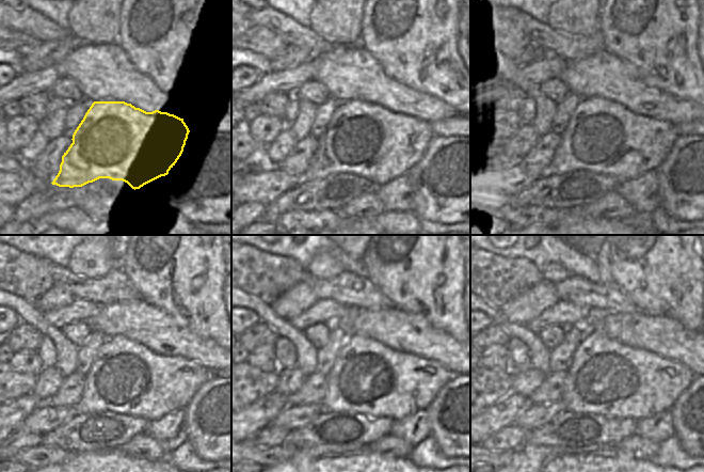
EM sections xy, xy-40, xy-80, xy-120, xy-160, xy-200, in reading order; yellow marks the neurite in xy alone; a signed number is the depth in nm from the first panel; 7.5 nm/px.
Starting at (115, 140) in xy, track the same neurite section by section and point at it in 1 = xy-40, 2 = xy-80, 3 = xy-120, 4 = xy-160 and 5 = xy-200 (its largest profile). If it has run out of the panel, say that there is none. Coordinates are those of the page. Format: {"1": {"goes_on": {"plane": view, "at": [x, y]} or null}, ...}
{"1": {"goes_on": {"plane": "xy-40", "at": [365, 139]}}, "2": {"goes_on": {"plane": "xy-80", "at": [603, 137]}}, "3": {"goes_on": {"plane": "xy-120", "at": [126, 377]}}, "4": {"goes_on": {"plane": "xy-160", "at": [367, 377]}}, "5": {"goes_on": {"plane": "xy-200", "at": [608, 378]}}}

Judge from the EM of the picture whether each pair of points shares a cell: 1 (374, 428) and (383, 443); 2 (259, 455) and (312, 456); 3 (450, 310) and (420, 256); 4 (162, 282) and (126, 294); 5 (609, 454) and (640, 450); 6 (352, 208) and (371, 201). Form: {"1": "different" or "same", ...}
{"1": "different", "2": "different", "3": "same", "4": "different", "5": "different", "6": "same"}

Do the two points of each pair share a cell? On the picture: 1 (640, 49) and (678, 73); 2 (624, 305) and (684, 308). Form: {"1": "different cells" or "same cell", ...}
{"1": "same cell", "2": "different cells"}

